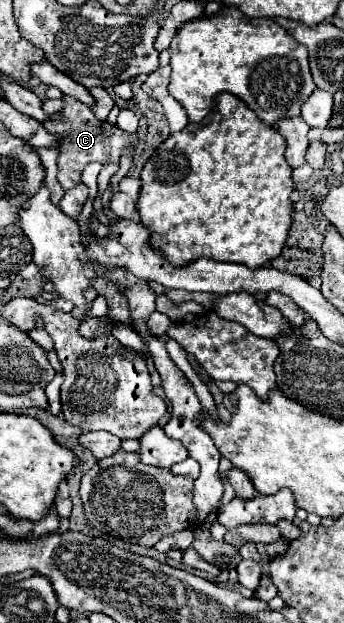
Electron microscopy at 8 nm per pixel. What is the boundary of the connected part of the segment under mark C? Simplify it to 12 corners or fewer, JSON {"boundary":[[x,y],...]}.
{"boundary":[[77,99],[43,127],[59,137],[57,179],[81,183],[87,163],[117,163],[137,143]]}

